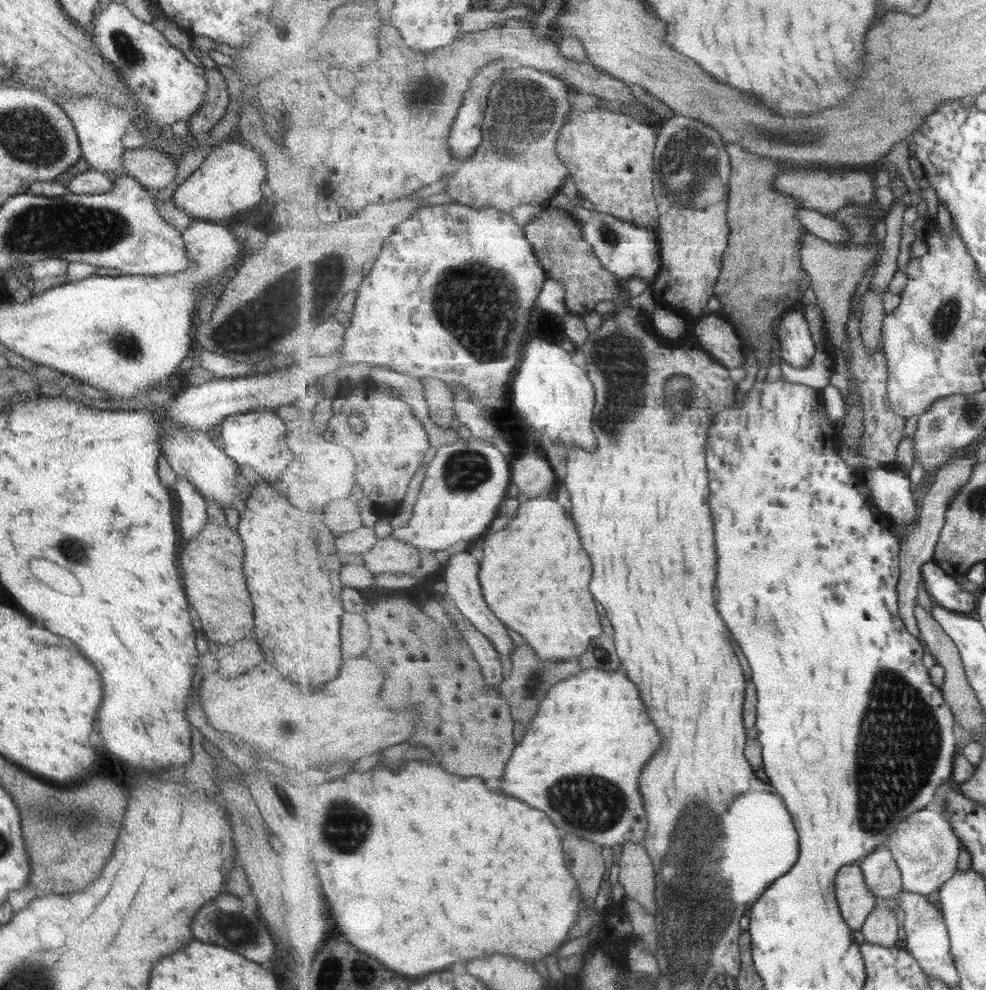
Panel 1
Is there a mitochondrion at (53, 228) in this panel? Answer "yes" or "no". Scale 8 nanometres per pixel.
yes

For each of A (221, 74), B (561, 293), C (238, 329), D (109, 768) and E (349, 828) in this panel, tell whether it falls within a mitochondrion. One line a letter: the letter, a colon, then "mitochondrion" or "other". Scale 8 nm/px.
A: other
B: other
C: mitochondrion
D: other
E: mitochondrion

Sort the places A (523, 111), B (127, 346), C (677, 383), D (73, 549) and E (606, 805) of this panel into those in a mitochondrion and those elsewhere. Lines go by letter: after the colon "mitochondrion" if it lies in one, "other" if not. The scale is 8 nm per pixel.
A: mitochondrion
B: mitochondrion
C: mitochondrion
D: mitochondrion
E: mitochondrion

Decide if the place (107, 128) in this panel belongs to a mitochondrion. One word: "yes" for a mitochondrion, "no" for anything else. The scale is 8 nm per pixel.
no

